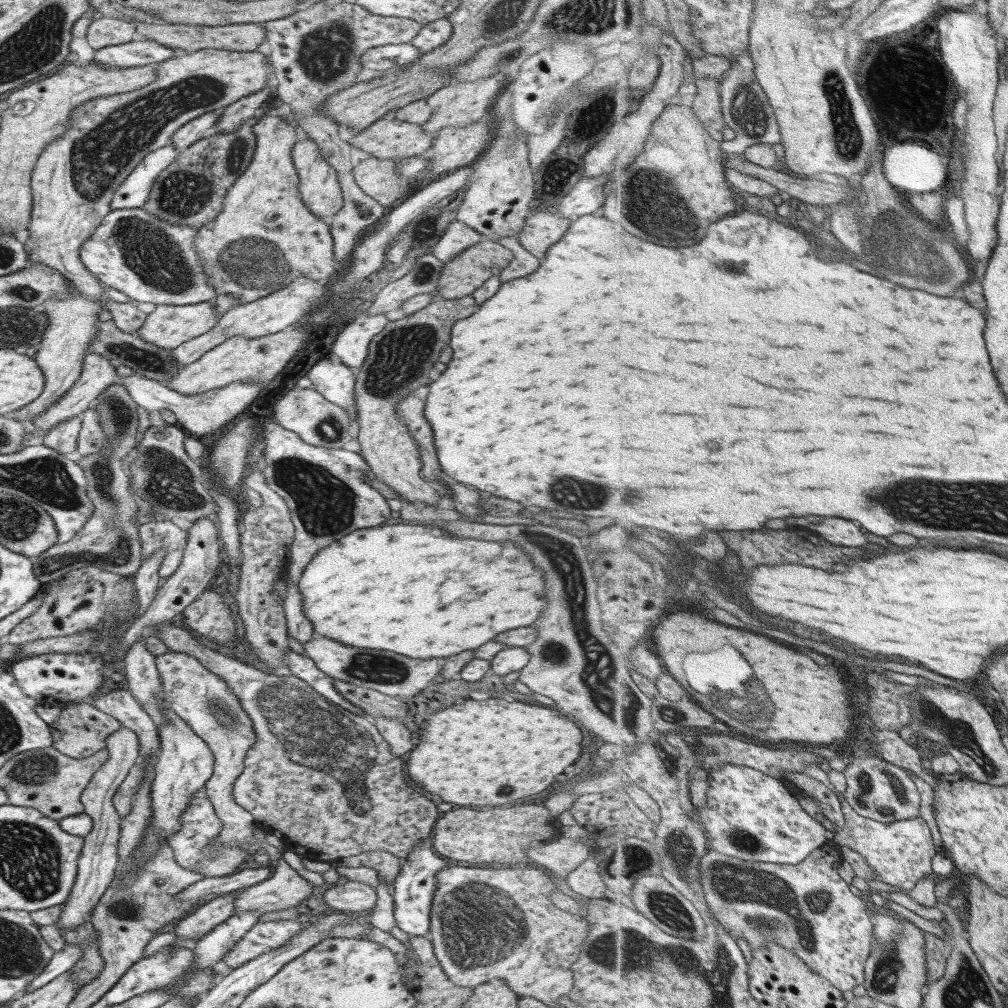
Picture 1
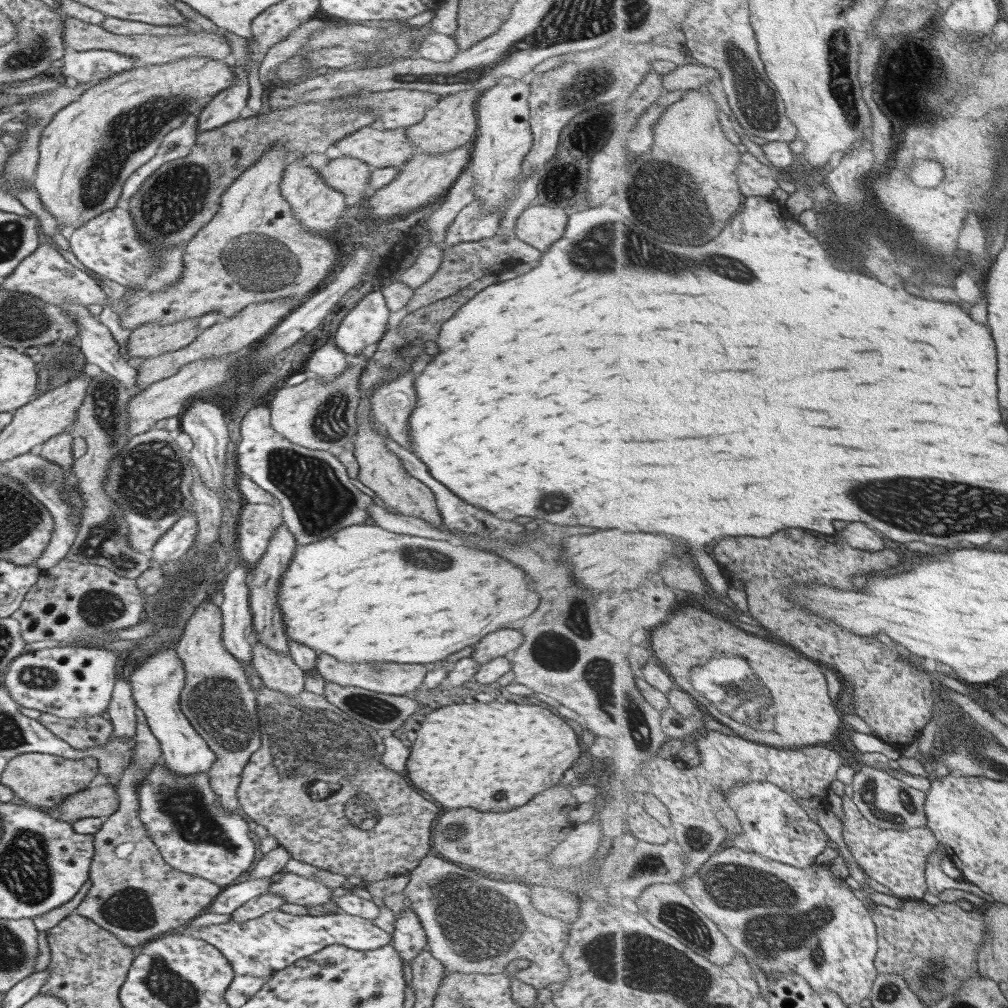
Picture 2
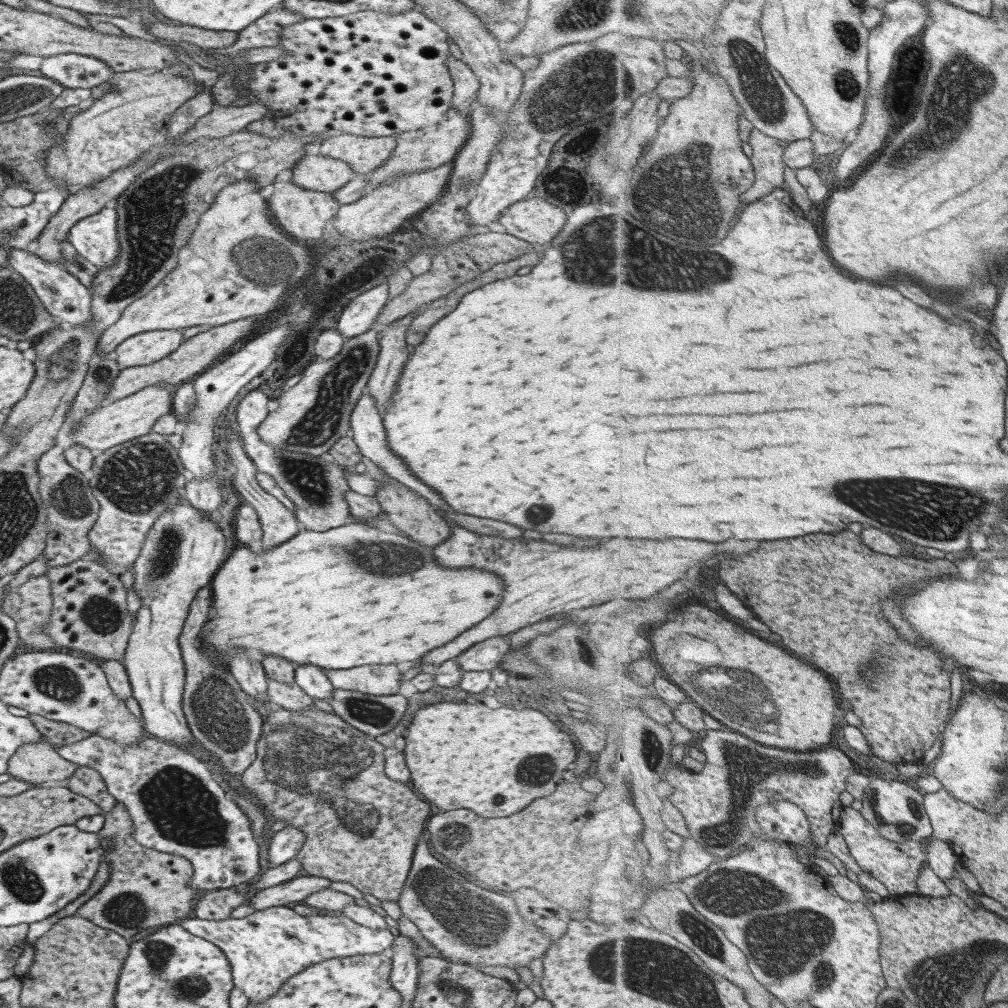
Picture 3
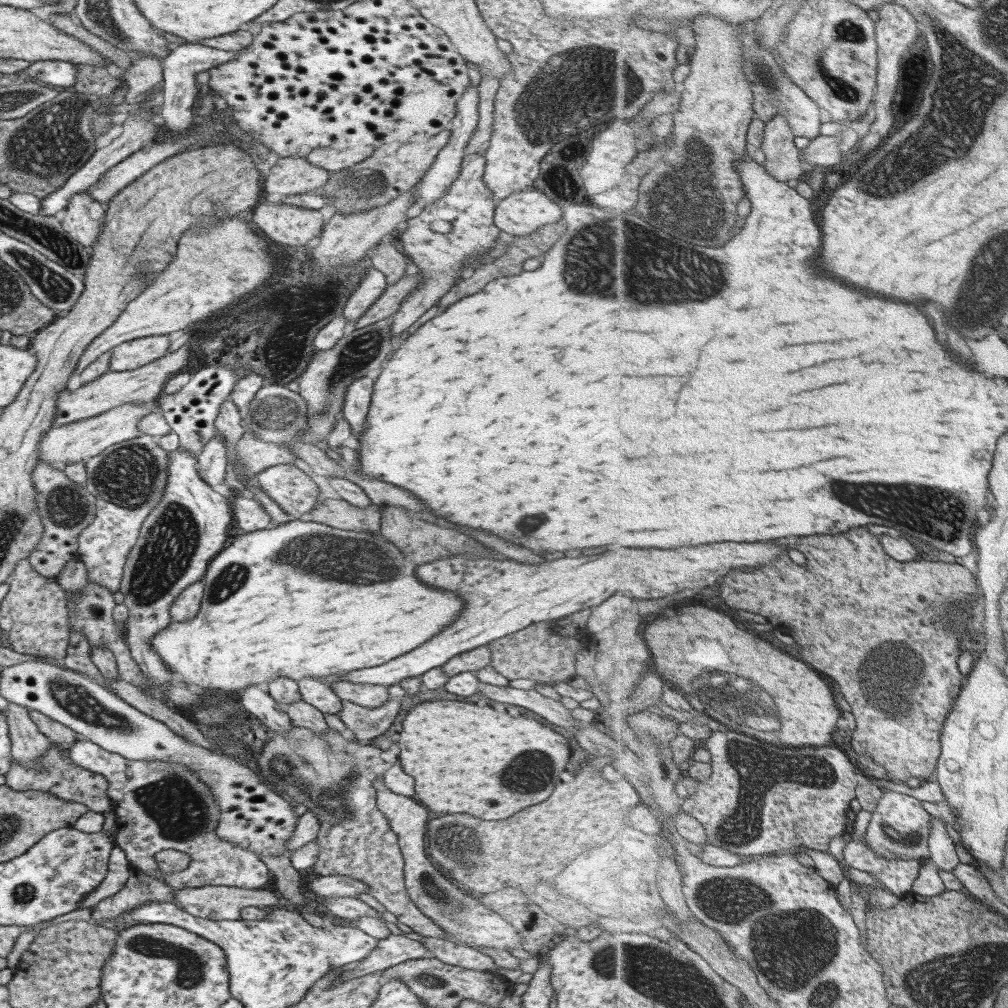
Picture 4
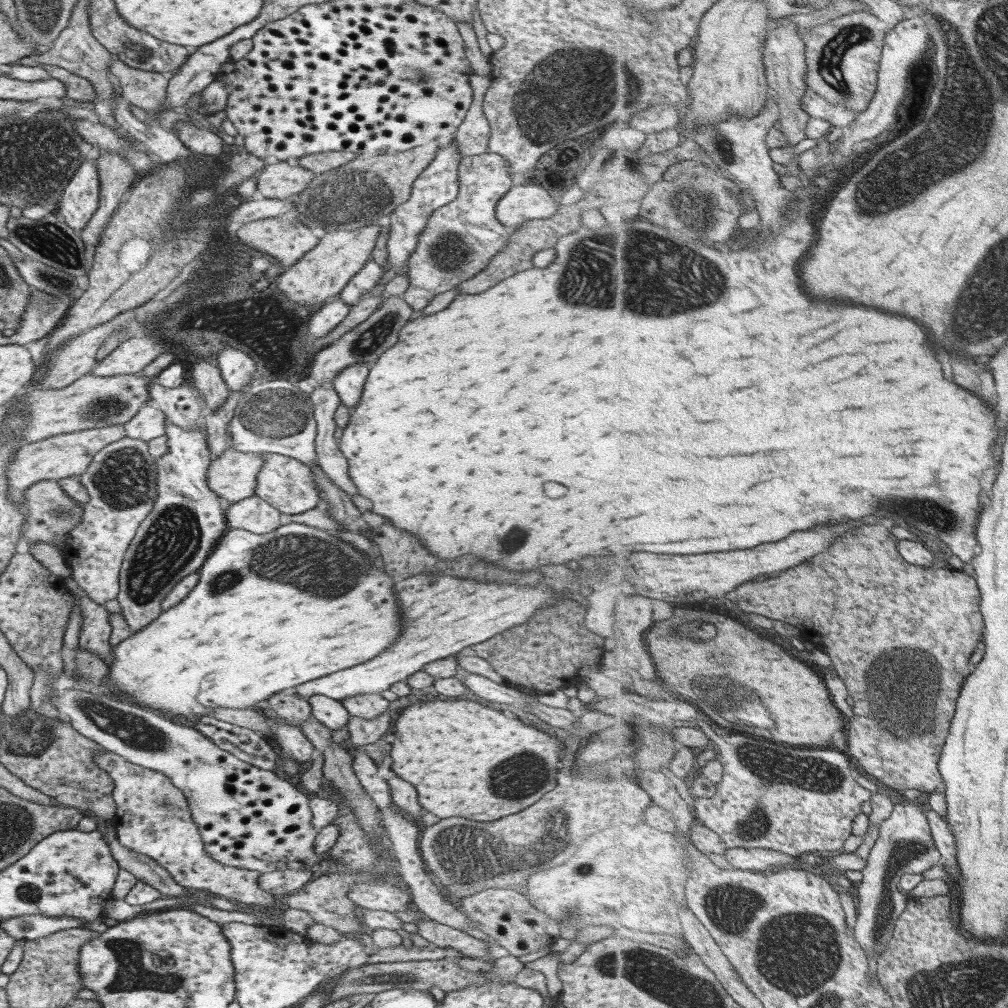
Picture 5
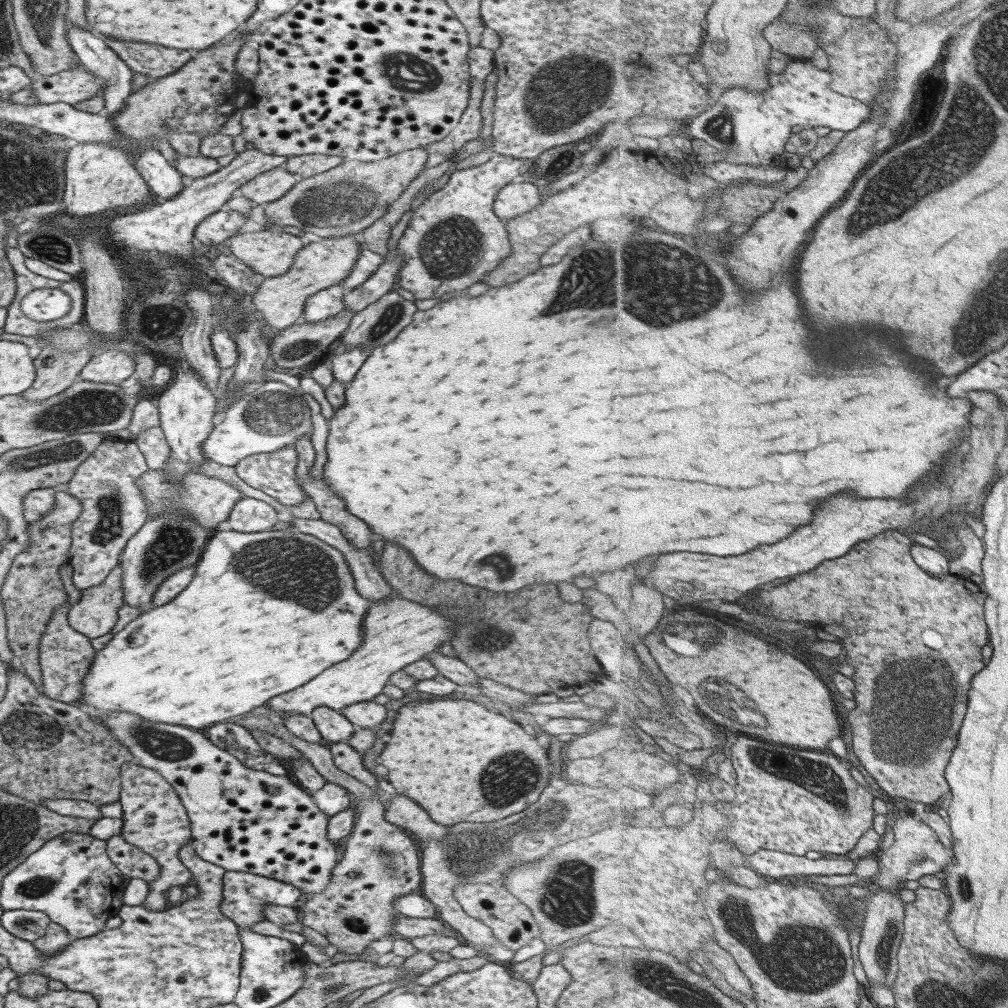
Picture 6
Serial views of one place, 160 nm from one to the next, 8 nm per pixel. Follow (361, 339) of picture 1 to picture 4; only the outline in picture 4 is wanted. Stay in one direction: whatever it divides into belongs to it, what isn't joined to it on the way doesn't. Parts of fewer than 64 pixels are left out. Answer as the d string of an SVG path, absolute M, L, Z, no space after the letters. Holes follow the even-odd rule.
M367 268L367 272L363 274L359 286L351 292L350 297L343 306L342 318L346 322L355 322L359 316L365 314L365 310L371 308L374 300L387 288L383 274L375 268Z

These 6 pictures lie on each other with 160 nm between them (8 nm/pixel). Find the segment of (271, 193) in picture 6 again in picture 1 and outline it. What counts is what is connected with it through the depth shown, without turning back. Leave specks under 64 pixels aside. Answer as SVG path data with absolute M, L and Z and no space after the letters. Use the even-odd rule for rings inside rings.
M369 157L352 168L354 183L363 194L389 209L413 194L413 181L403 180L394 170L395 160Z

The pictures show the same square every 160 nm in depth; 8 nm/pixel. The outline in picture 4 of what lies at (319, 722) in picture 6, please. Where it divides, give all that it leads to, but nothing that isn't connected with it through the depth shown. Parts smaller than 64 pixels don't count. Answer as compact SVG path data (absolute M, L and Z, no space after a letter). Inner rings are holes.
M306 676L296 681L300 700L322 712L322 714L338 714L341 708L340 698L321 678Z

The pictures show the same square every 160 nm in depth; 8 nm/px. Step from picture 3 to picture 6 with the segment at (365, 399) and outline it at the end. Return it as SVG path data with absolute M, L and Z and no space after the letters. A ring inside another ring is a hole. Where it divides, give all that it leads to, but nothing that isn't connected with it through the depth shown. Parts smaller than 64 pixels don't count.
M341 344L336 348L335 353L330 357L330 369L333 380L341 382L344 387L349 386L353 380L356 370L359 370L361 364L371 350L362 348L362 346L353 347L352 349L343 349Z

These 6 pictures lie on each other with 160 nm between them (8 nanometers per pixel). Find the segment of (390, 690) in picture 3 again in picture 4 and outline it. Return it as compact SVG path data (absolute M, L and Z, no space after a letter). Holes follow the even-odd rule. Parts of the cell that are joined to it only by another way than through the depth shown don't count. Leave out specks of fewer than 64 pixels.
M336 680L335 682L331 682L329 687L340 700L346 700L365 708L381 706L389 699L387 686L379 684L363 684L362 682Z

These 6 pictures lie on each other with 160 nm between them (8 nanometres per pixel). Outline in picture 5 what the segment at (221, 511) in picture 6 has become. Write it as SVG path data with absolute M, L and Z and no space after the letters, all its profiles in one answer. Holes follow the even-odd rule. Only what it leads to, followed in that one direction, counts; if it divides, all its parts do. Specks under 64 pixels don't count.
M228 447L210 459L206 485L225 506L254 495L257 471L262 463L261 452L239 452Z

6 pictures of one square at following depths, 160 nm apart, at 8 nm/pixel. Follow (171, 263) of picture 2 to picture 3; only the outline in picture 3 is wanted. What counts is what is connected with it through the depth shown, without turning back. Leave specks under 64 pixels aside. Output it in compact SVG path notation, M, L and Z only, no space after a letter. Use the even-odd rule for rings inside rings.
M103 207L75 221L66 232L66 242L89 264L98 270L107 270L119 258L116 222L115 209Z

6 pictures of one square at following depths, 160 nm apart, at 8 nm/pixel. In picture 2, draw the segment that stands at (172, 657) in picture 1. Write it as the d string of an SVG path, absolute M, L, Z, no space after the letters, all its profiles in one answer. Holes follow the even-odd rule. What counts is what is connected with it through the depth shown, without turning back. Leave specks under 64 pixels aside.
M208 599L195 606L186 621L174 646L185 673L178 707L189 725L215 754L215 762L206 773L211 792L219 800L219 806L228 813L240 814L235 789L243 766L251 754L260 748L261 740L255 693L247 684L241 665L223 648L220 640L221 625L219 607Z

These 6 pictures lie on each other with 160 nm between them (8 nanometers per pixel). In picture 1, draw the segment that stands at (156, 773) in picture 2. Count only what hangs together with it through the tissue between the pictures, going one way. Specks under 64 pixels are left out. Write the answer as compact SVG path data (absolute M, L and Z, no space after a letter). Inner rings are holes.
M195 794L189 802L189 806L180 814L180 827L169 837L166 844L171 848L175 863L187 871L193 871L205 875L205 877L221 877L231 875L239 870L243 861L247 860L252 850L241 847L228 847L216 845L216 836L222 827L222 822L215 816L213 807L207 798L201 794Z

